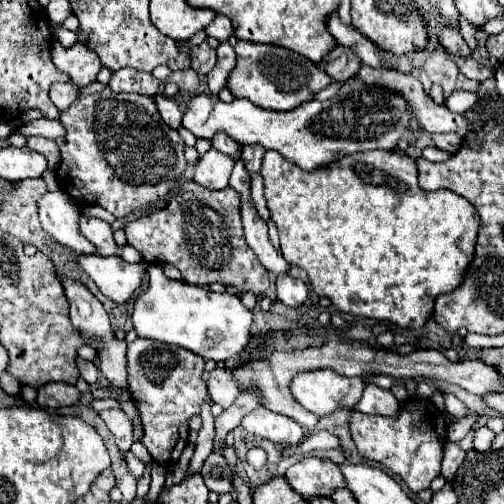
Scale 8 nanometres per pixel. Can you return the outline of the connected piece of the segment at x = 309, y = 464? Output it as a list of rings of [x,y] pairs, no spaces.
[[[308,456],[294,466],[288,468],[284,474],[288,484],[294,492],[298,492],[304,500],[324,496],[330,498],[334,490],[344,488],[344,476],[340,474],[340,466],[330,462],[328,458]]]

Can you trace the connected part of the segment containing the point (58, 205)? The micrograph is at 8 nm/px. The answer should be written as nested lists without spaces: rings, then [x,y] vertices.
[[[56,190],[42,194],[38,198],[38,210],[40,222],[52,238],[76,250],[78,254],[96,254],[96,246],[86,240],[78,230],[80,210],[66,192]]]

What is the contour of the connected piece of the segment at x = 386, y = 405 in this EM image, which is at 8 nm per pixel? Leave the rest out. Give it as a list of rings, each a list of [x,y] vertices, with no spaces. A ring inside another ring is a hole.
[[[372,382],[364,384],[364,394],[356,404],[358,412],[364,414],[380,414],[380,416],[396,416],[398,414],[398,400],[390,390],[384,390]]]

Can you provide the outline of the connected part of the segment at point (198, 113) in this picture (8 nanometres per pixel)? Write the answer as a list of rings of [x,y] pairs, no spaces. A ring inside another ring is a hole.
[[[352,76],[340,88],[340,92],[326,100],[310,100],[288,112],[264,110],[248,100],[222,102],[206,94],[198,94],[188,102],[186,130],[196,138],[210,140],[216,132],[224,130],[238,144],[262,144],[268,150],[280,152],[284,158],[296,162],[302,170],[318,170],[336,162],[348,154],[364,150],[394,150],[410,128],[410,108],[402,94],[374,84],[368,86],[360,78]]]

